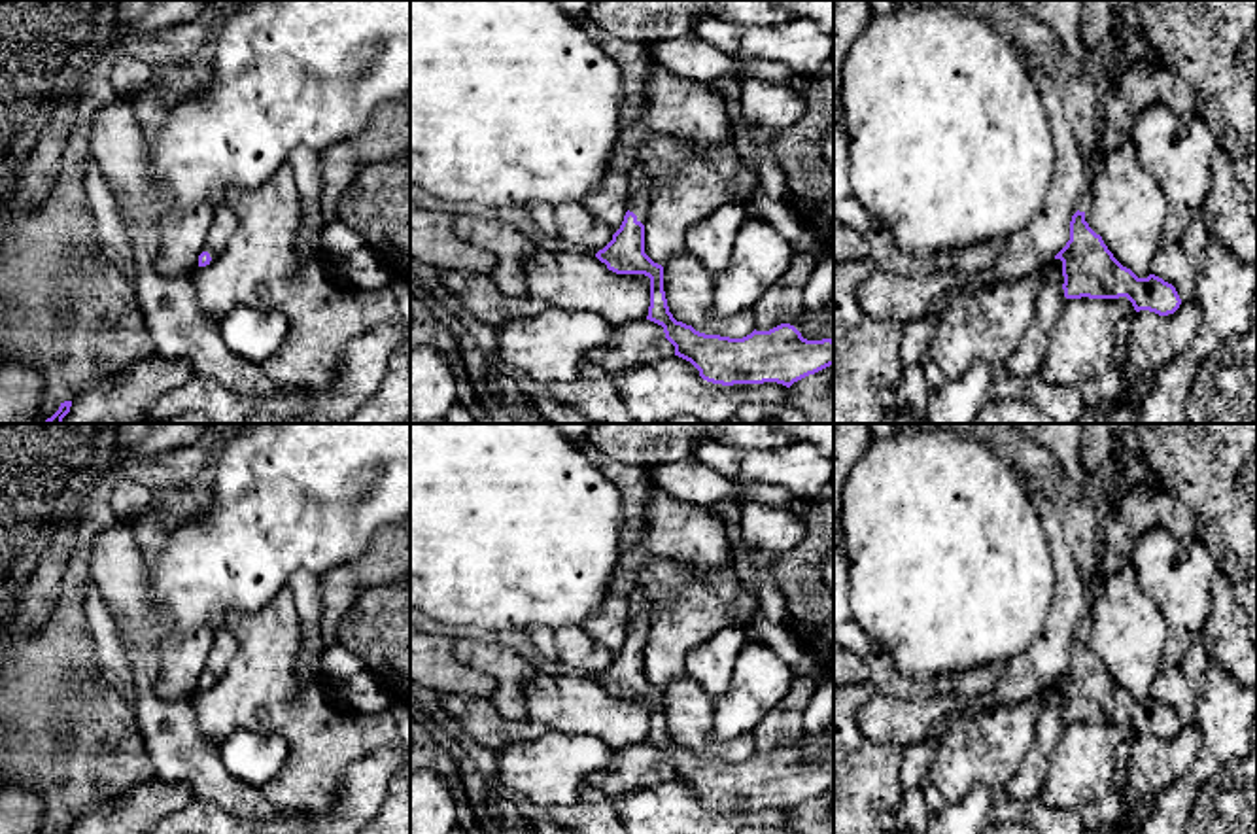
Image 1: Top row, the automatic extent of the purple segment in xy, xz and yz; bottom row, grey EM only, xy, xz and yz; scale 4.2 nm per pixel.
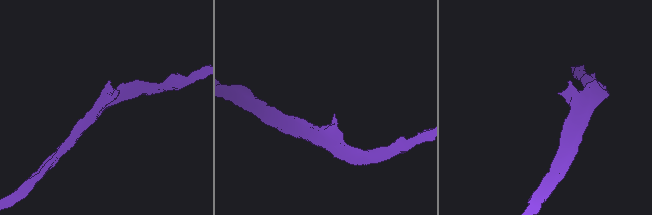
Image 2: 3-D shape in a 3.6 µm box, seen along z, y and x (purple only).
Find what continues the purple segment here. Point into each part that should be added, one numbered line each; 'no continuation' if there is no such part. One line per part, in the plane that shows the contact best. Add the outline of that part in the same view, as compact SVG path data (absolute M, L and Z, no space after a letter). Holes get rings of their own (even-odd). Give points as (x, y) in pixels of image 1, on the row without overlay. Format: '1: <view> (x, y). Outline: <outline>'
1: xz (639, 617). Outline: M629 586L628 596L629 596L629 635L633 635L637 639L637 645L645 649L646 628L650 620L650 613L646 611L646 599L643 598L637 586Z

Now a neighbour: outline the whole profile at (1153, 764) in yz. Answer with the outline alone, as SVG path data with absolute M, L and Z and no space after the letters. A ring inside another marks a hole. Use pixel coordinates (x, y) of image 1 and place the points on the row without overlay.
M1195 722L1168 739L1134 736L1127 773L1119 779L1123 804L1136 804L1147 794L1159 796L1195 766L1200 751L1202 734Z

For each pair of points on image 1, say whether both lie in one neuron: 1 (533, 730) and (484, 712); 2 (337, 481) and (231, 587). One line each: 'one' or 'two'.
1: one
2: one

